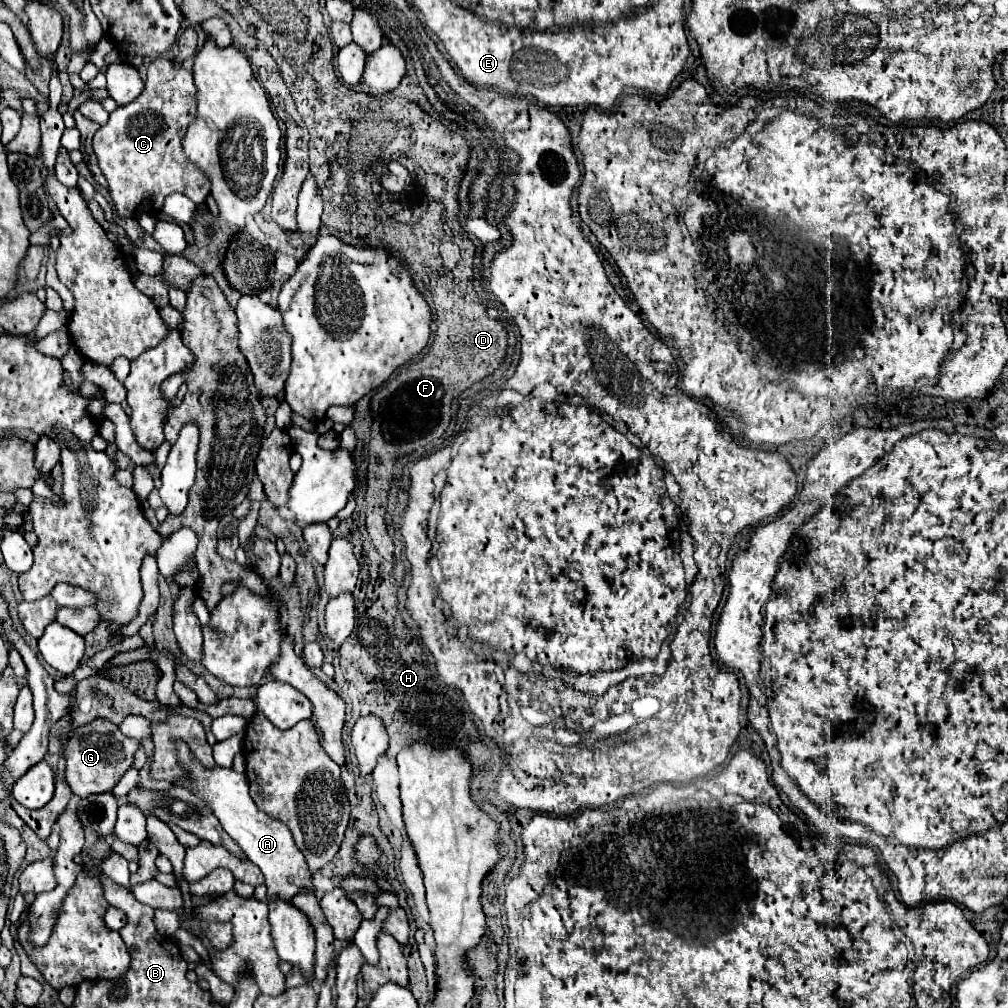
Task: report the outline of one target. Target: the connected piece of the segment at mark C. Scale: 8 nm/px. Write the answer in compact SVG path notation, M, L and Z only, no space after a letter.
M157 58L149 64L145 90L139 98L115 110L109 122L97 130L93 152L109 182L109 194L119 216L137 220L145 212L157 214L165 196L173 192L185 194L195 204L205 202L211 184L197 166L185 160L181 150L181 138L195 118L195 94L197 88L189 70L175 70L171 60Z

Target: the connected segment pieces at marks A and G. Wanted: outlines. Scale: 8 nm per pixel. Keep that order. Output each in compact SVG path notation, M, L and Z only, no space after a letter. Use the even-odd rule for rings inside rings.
M175 740L175 752L177 752L177 764L185 770L185 778L175 778L173 784L195 792L195 796L207 806L211 806L213 814L219 818L223 830L237 842L237 846L247 854L247 858L259 866L259 870L265 876L265 886L267 886L267 900L287 900L299 890L313 890L311 886L311 872L307 868L307 862L299 848L293 842L293 836L289 828L275 820L269 818L267 814L261 814L249 796L249 782L245 774L237 774L231 768L221 768L213 766L207 768L203 766L193 754L191 748L185 742Z
M97 718L95 722L73 726L67 724L67 732L61 740L61 750L65 758L65 782L73 790L73 794L87 798L91 794L109 792L121 780L121 776L131 768L133 754L139 748L139 742L125 738L115 724L109 720Z

